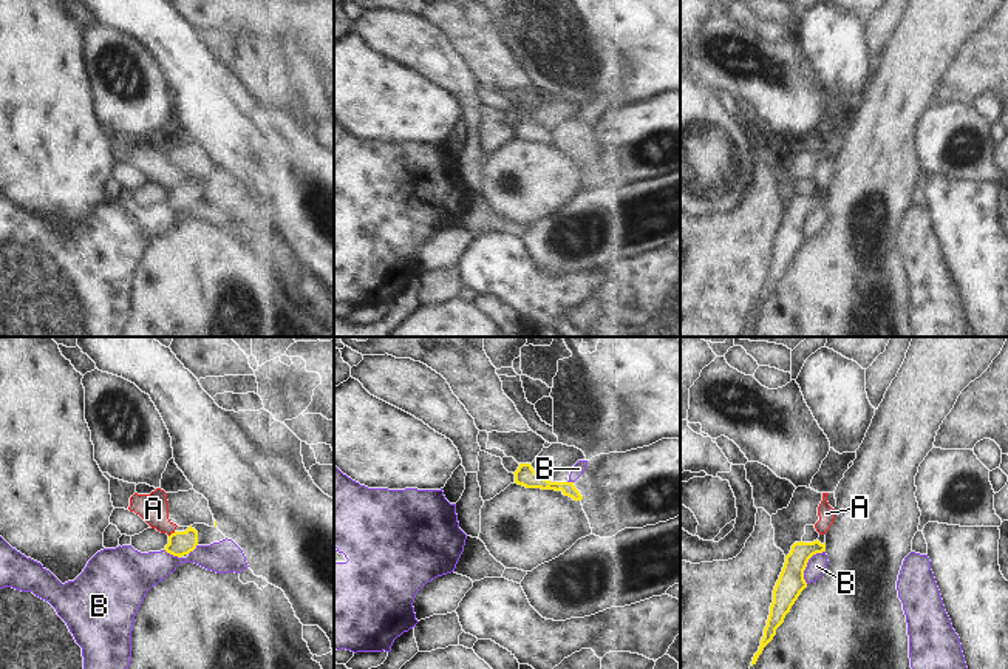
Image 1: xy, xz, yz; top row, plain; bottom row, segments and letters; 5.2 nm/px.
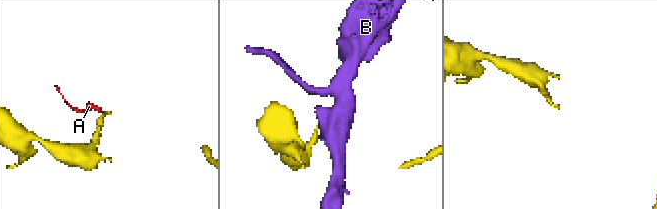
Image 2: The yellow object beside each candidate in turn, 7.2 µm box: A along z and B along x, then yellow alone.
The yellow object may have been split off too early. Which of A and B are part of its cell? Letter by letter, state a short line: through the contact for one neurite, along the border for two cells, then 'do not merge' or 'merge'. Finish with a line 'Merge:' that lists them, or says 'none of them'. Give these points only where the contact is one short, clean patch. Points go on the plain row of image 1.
A: line xy (175, 186), (169, 190); do not merge
B: do not merge
Merge: none of them

